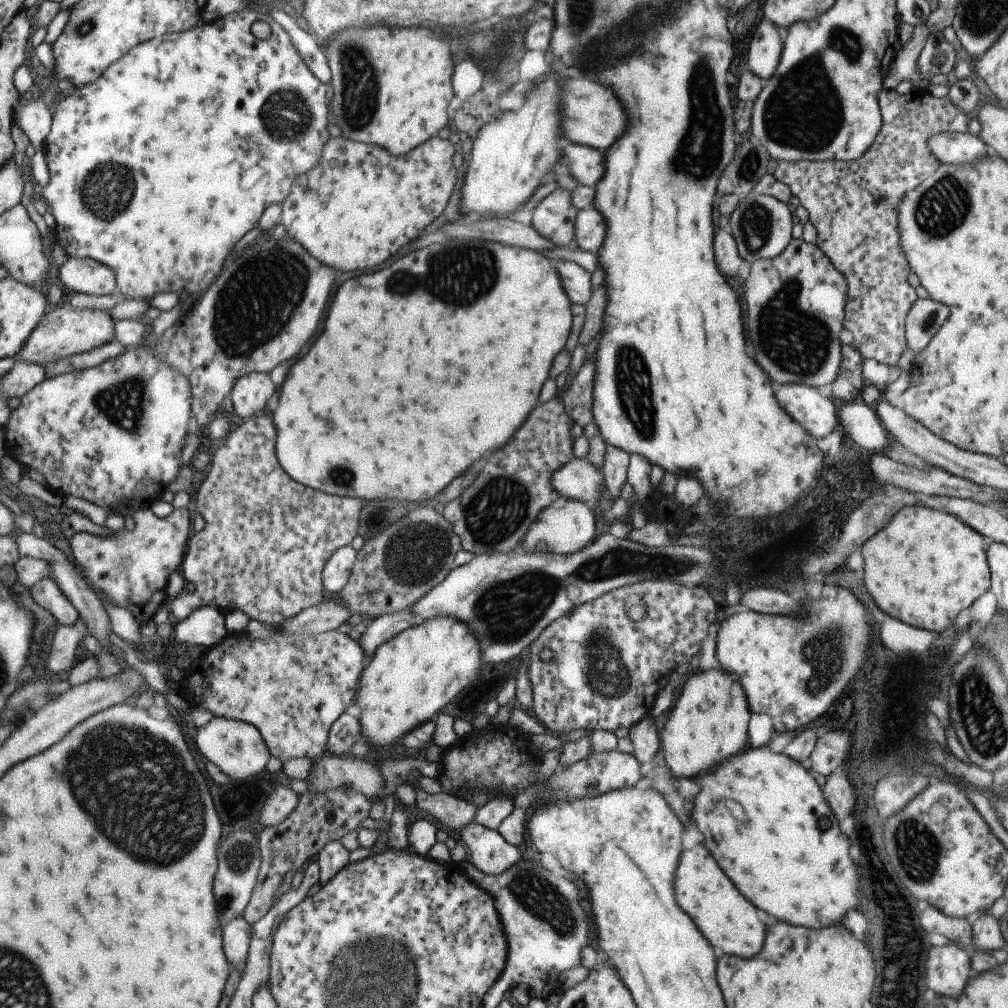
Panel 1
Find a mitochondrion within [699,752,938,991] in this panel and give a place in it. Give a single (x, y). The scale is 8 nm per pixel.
(901, 960)

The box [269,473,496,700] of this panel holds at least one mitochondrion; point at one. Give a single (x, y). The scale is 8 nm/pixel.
(416, 557)

